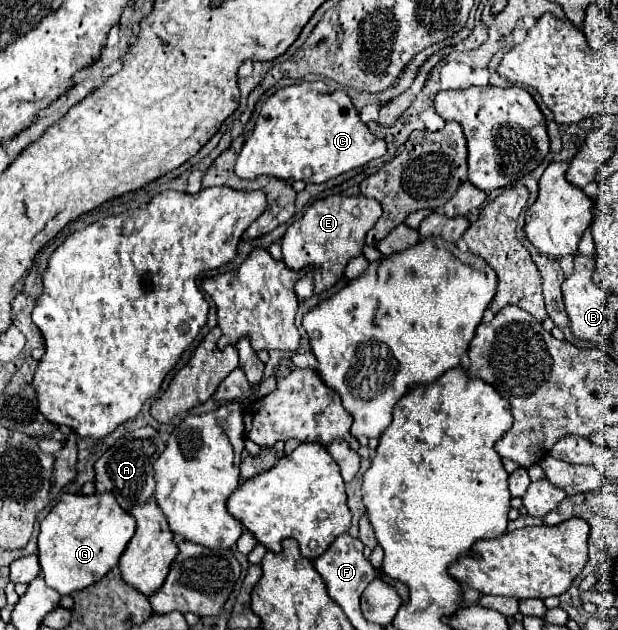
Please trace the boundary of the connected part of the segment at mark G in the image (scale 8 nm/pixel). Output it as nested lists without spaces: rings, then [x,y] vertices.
[[[63,494],[41,520],[39,564],[47,586],[59,594],[71,594],[95,584],[117,566],[133,534],[135,520],[115,502],[113,494]]]

